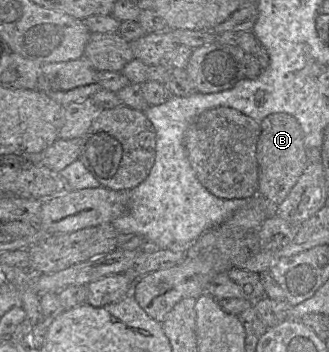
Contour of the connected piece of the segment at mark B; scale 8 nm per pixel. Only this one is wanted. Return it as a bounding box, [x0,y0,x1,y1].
[256,113,308,204]

